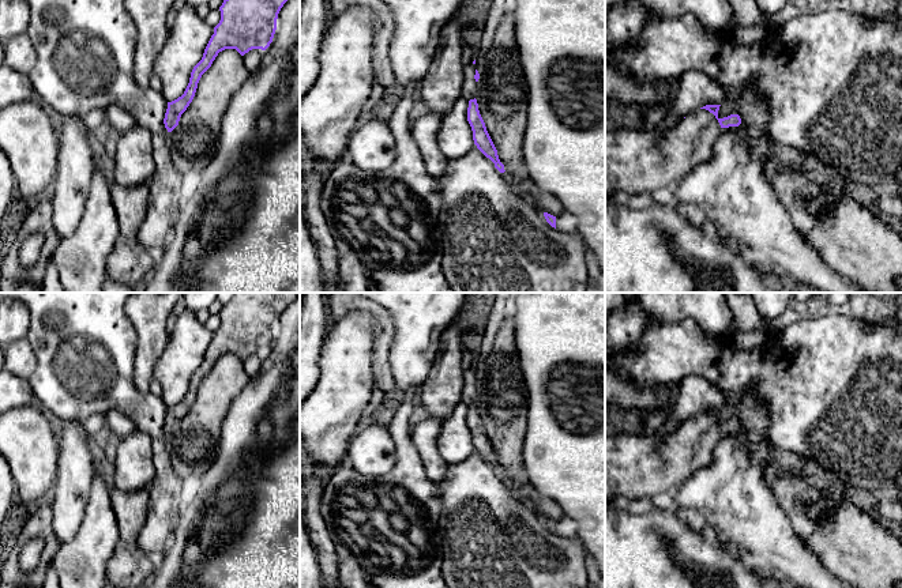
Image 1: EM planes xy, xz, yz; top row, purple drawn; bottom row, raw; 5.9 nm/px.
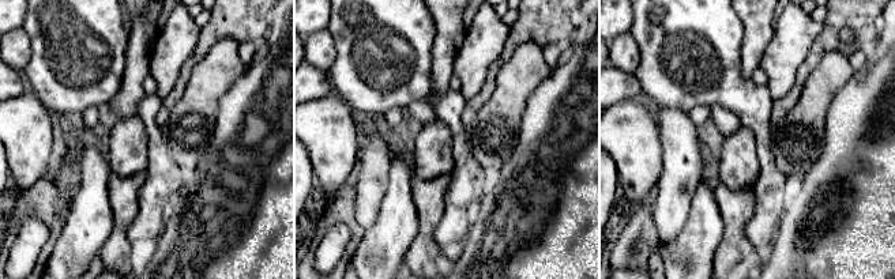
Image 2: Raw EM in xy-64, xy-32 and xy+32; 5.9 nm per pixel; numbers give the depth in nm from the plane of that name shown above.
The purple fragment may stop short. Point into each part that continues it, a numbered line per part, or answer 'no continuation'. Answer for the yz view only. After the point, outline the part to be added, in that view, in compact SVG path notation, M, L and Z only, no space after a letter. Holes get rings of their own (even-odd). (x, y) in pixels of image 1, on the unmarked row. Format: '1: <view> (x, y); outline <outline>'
1: yz (641, 466); outline M706 414L685 421L676 431L657 440L639 429L612 429L605 431L605 501L617 497L651 498L683 486L698 470L709 467L721 430Z

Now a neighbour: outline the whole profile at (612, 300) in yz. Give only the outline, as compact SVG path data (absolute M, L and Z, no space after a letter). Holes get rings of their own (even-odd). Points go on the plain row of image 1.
M605 293L605 331L612 310L621 308L624 304L625 297L621 293Z

